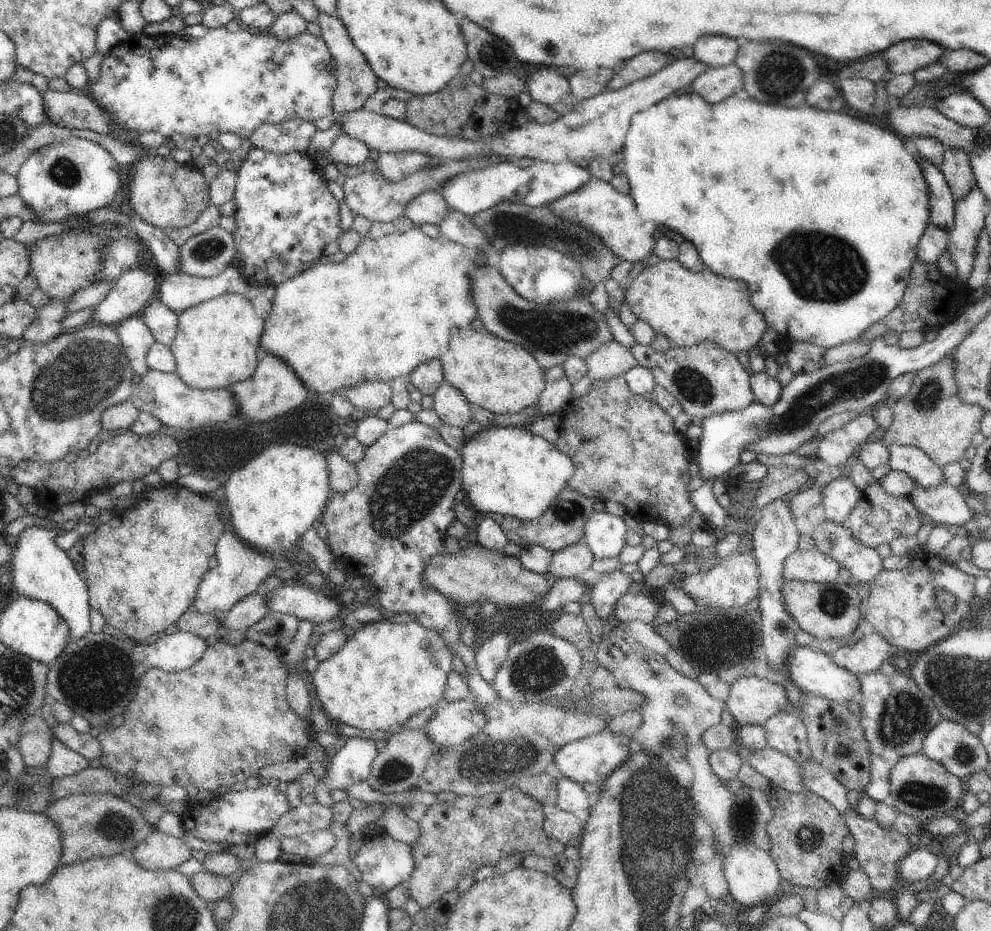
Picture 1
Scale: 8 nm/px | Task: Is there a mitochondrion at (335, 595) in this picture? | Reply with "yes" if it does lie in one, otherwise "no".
no

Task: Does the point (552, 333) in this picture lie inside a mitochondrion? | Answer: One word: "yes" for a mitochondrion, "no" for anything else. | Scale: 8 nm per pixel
yes

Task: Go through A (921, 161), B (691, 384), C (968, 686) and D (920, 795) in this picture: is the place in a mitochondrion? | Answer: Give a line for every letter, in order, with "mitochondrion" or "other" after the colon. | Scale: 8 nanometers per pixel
A: other
B: mitochondrion
C: mitochondrion
D: mitochondrion

